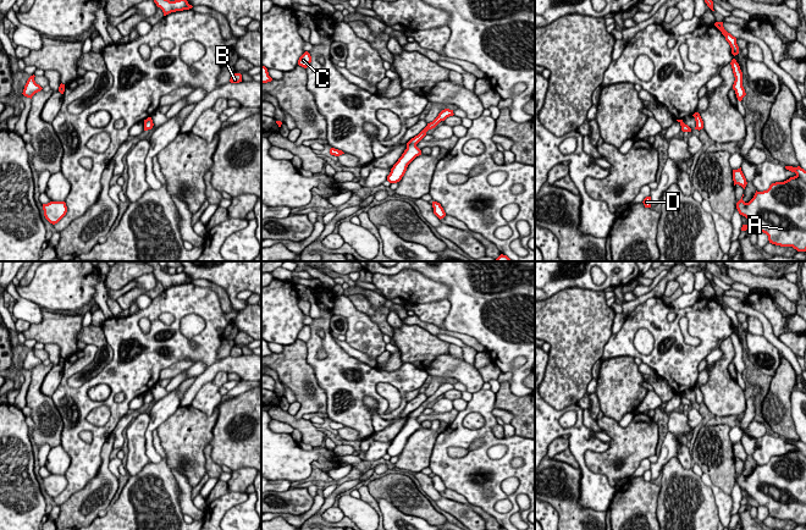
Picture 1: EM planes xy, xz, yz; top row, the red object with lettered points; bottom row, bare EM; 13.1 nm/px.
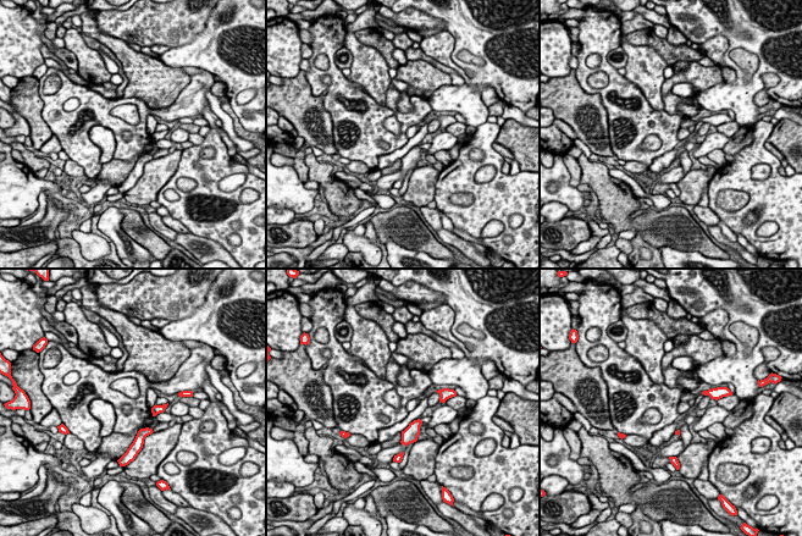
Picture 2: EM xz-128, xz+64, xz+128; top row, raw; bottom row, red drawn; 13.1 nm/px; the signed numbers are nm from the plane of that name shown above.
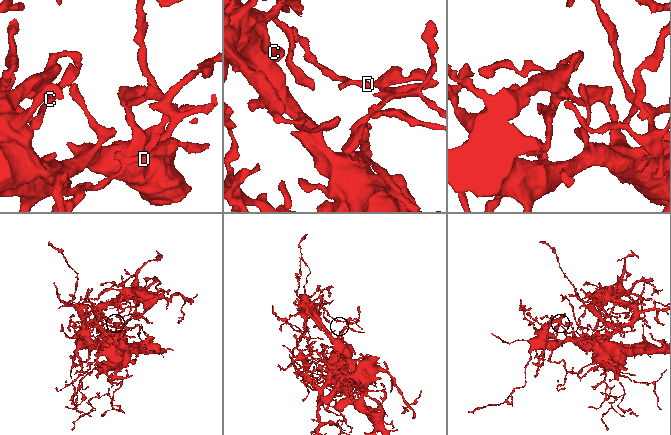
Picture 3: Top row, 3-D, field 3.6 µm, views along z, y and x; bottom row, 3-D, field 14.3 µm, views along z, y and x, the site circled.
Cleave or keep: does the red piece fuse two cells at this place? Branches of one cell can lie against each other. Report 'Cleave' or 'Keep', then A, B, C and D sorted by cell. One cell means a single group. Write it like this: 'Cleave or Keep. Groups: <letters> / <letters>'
Keep. Groups: A B C D

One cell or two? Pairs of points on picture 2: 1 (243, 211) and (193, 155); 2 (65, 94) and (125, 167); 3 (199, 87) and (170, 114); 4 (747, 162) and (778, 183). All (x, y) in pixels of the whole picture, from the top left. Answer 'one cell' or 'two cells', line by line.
1: one cell
2: two cells
3: one cell
4: one cell

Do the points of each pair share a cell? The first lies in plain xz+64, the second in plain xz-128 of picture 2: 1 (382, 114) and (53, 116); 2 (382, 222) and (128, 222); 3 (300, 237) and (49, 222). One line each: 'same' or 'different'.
1: same
2: same
3: same

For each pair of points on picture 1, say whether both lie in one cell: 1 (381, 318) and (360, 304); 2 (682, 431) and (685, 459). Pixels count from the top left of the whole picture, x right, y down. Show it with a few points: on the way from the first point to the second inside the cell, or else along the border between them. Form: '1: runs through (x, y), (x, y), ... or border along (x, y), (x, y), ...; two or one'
1: runs through (376, 315), (365, 307); one
2: runs through (683, 439), (683, 452); one

